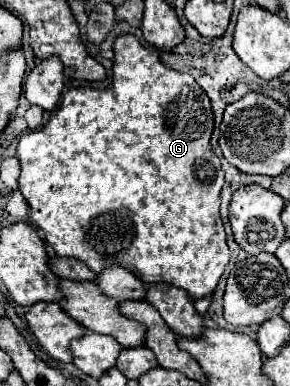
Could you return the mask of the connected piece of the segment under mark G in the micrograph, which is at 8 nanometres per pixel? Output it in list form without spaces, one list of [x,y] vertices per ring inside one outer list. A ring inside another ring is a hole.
[[[121,35],[115,41],[115,61],[113,61],[113,83],[109,89],[91,89],[91,87],[77,87],[63,95],[63,101],[57,111],[53,111],[49,123],[37,131],[29,131],[19,139],[17,157],[21,161],[21,175],[19,175],[19,191],[25,197],[31,213],[29,219],[41,227],[45,233],[45,241],[53,247],[59,257],[73,257],[83,261],[95,273],[101,273],[105,267],[119,265],[131,271],[135,277],[141,277],[143,283],[167,283],[173,287],[185,289],[193,299],[201,299],[213,295],[223,269],[229,261],[229,247],[225,241],[225,229],[219,217],[219,203],[221,203],[221,187],[223,187],[223,171],[219,165],[219,157],[213,155],[209,139],[213,131],[213,111],[209,97],[205,91],[189,77],[187,73],[179,73],[169,69],[161,63],[157,51],[143,47],[135,35]]]

